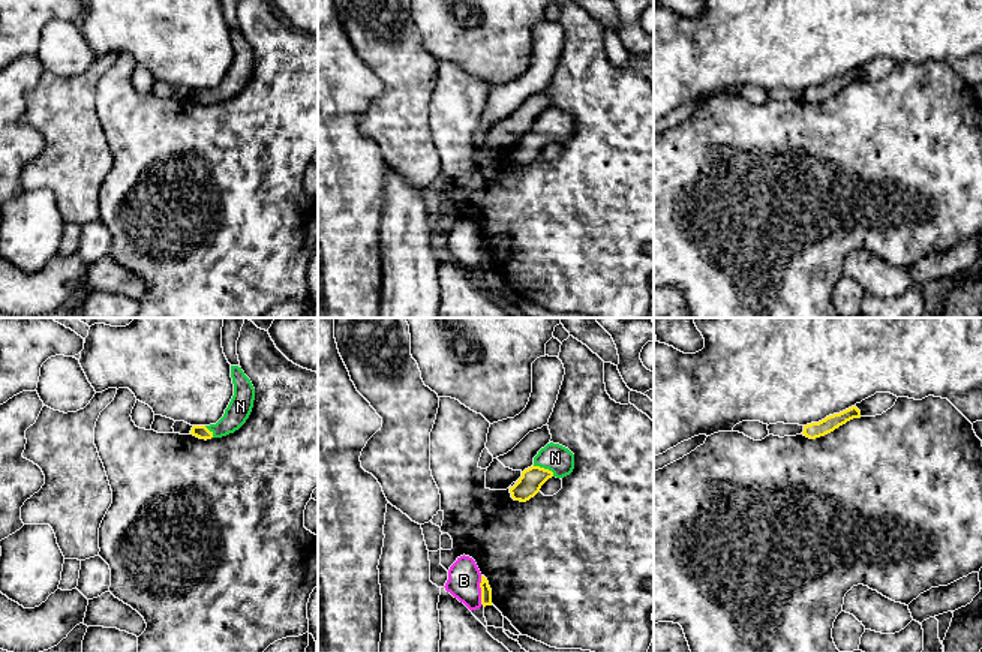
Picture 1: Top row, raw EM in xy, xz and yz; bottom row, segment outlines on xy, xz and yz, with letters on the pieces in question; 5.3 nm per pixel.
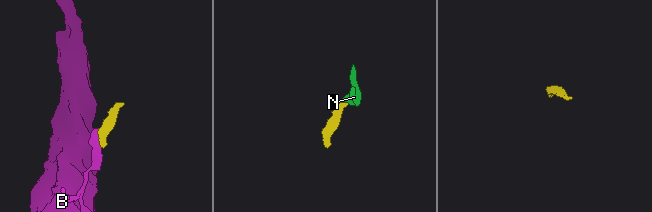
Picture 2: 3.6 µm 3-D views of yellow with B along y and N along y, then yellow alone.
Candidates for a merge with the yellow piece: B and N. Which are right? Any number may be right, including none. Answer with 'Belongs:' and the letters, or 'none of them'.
Belongs: N

